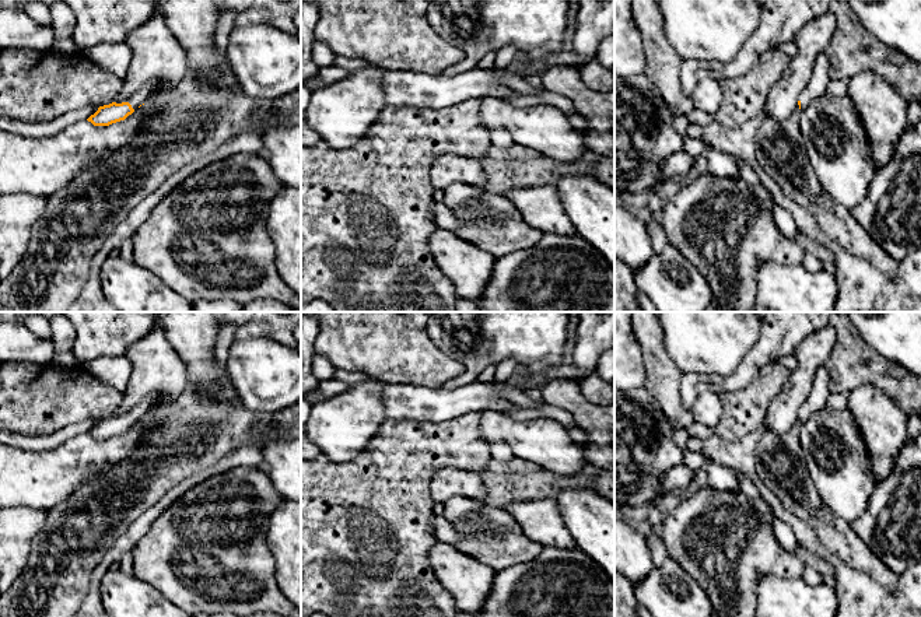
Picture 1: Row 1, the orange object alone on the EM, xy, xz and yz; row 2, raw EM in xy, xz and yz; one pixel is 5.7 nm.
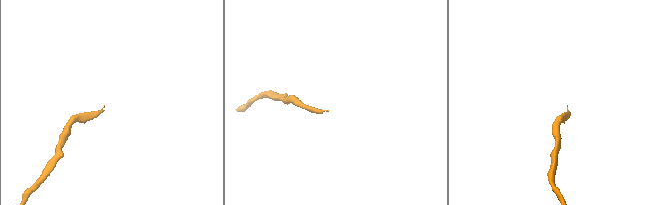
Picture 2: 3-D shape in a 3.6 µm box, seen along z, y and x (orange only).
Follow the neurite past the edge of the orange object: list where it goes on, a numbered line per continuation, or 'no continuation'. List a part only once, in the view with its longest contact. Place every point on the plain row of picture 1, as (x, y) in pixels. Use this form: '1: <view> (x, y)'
1: xy (151, 402)

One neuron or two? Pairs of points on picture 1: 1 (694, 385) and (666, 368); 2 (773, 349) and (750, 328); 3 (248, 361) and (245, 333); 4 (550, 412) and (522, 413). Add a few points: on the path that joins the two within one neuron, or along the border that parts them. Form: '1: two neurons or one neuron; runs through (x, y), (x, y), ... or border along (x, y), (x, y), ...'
1: two neurons; border along (683, 374), (680, 395), (682, 403), (689, 410)
2: two neurons; border along (762, 326), (759, 340), (739, 363)
3: two neurons; border along (235, 337), (269, 337), (277, 343)
4: one neuron; runs through (543, 412), (529, 413)

